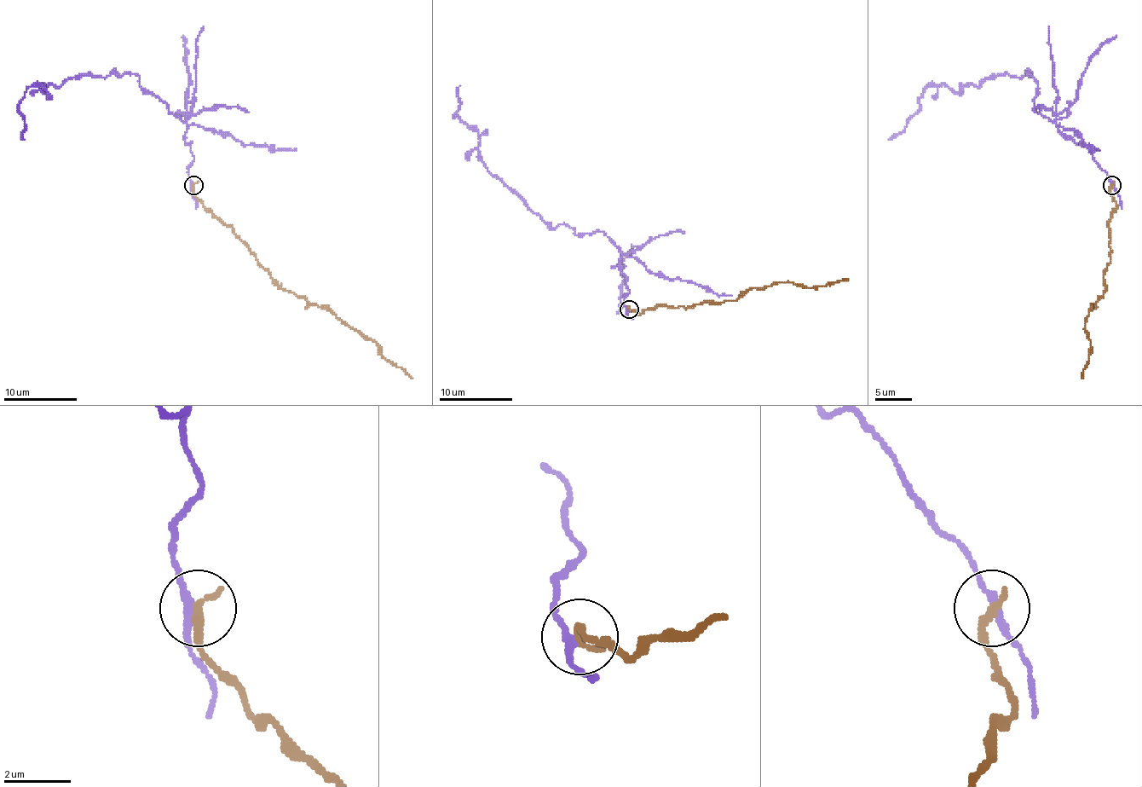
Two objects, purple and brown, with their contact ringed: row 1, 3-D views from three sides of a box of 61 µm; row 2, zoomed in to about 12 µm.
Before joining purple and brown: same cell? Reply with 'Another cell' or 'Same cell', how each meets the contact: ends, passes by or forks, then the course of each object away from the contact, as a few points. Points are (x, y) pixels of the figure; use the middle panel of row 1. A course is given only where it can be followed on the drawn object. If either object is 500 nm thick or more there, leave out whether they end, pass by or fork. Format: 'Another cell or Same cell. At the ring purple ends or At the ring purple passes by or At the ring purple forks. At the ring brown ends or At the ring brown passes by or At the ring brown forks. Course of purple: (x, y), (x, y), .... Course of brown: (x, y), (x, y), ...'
Another cell. At the ring purple passes by. At the ring brown ends. Course of purple: (627, 309), (620, 250), (602, 231), (550, 228), (494, 176), (478, 154), (480, 135), (452, 116), (459, 85). Course of brown: (629, 309), (693, 308), (706, 300), (737, 300), (753, 288), (781, 282), (817, 288), (848, 279)

